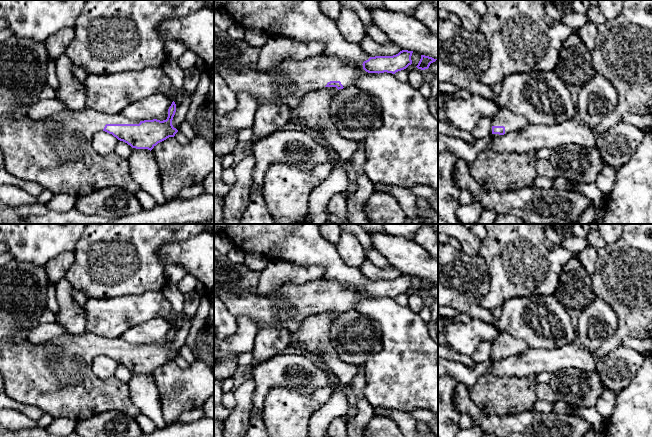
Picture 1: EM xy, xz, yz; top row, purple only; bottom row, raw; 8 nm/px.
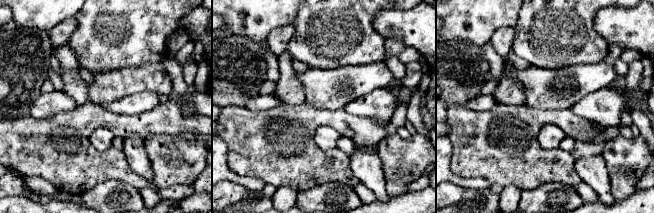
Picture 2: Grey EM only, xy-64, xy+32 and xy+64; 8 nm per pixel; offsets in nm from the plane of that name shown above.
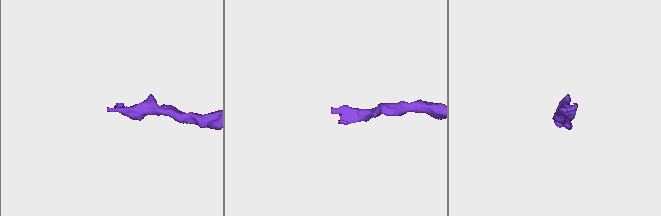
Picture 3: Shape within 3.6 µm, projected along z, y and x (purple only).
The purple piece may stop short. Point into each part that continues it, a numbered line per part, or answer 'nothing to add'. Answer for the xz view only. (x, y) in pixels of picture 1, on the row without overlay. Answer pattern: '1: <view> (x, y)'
1: xz (284, 308)

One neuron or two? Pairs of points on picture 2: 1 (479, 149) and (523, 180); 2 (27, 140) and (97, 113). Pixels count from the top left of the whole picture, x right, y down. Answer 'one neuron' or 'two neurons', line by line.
1: one neuron
2: one neuron

